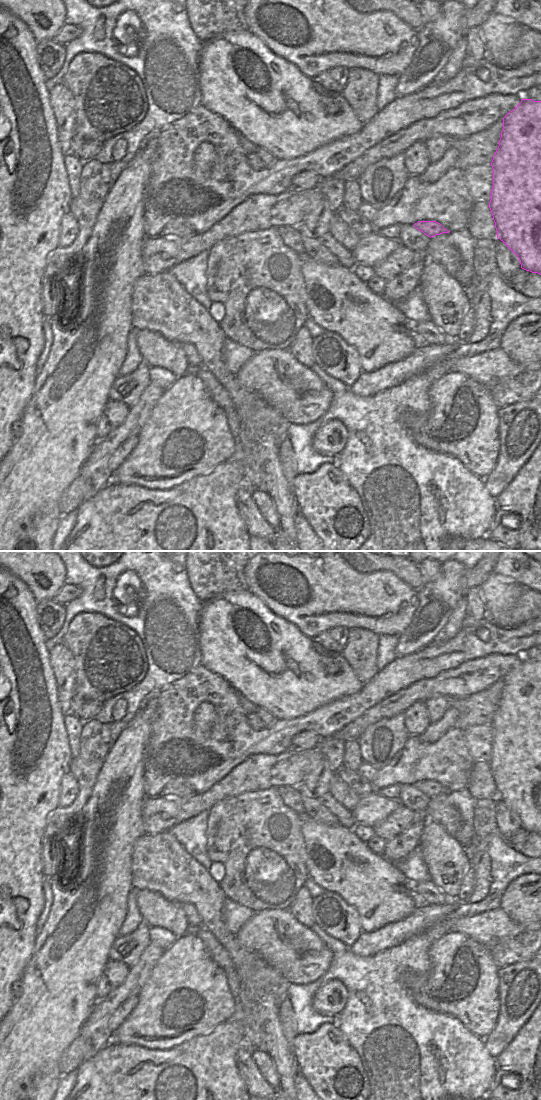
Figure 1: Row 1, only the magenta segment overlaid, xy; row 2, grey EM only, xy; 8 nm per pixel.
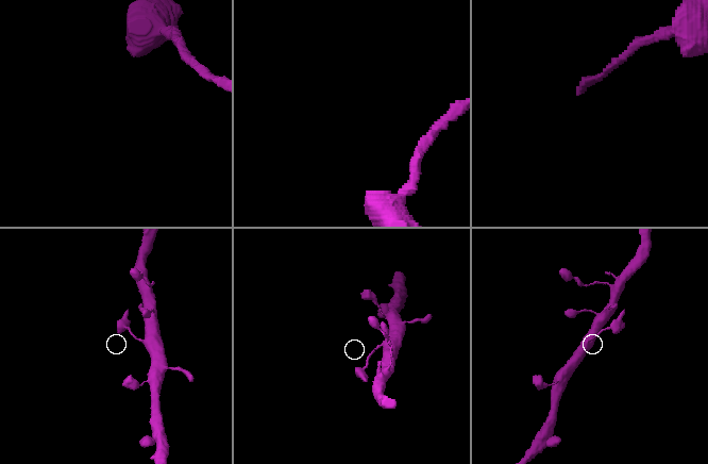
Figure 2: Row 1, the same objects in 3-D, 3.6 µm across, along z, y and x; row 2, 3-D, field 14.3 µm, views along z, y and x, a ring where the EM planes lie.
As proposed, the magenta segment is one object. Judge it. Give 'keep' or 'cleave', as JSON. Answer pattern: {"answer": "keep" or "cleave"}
{"answer": "cleave"}

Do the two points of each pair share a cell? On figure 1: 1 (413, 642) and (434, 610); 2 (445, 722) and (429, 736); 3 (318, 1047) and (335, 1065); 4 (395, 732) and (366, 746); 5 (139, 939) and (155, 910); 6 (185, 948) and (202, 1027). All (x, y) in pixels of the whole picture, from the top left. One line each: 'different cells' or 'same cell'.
1: same cell
2: same cell
3: same cell
4: same cell
5: different cells
6: same cell

